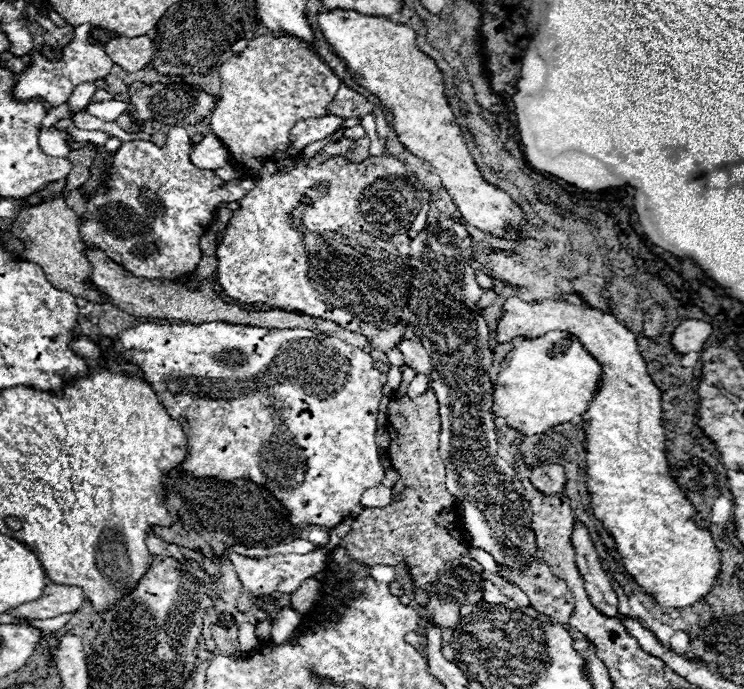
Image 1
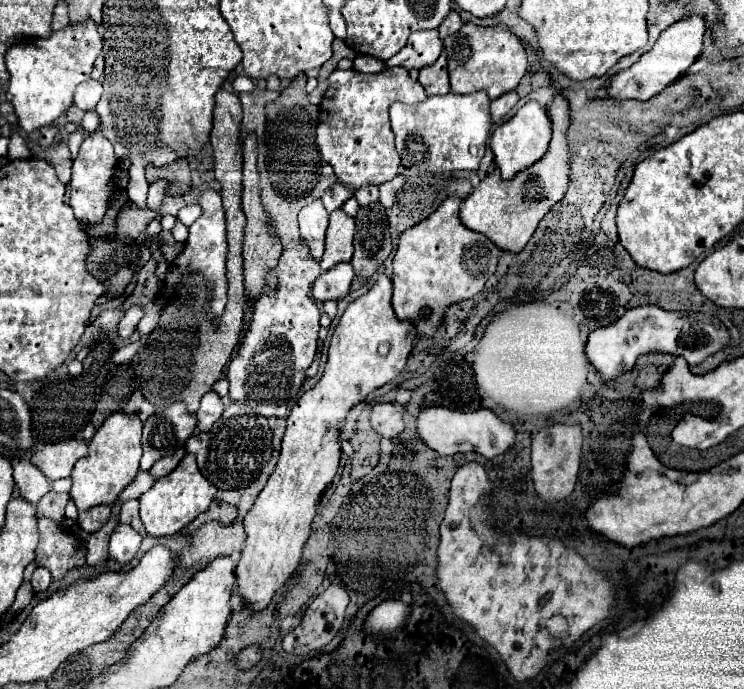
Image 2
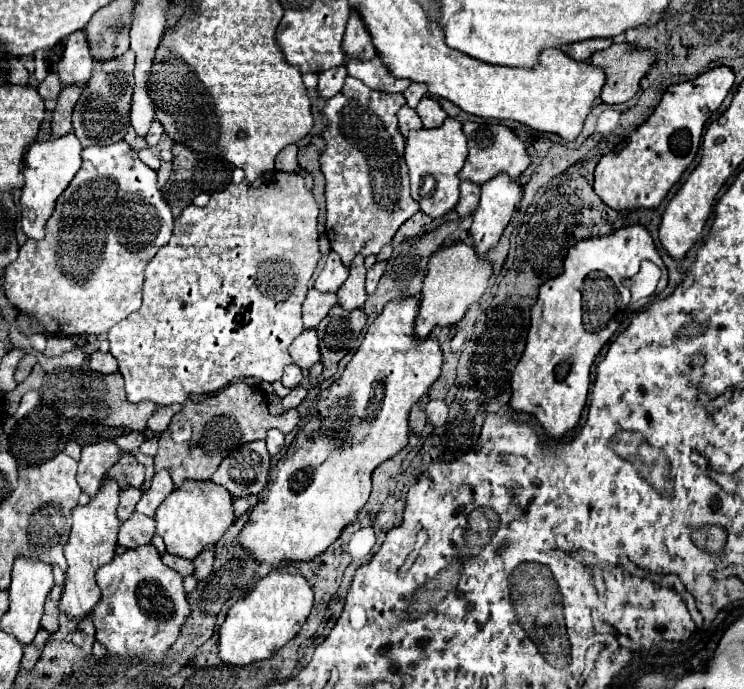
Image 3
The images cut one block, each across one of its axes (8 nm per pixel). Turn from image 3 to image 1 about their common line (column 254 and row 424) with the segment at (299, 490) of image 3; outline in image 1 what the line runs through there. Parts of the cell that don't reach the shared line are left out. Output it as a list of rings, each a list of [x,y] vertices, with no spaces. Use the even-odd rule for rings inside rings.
[[[548,332],[540,338],[518,342],[506,354],[498,376],[492,380],[492,412],[496,418],[502,418],[506,426],[524,436],[544,434],[548,428],[584,414],[598,392],[600,380],[600,364],[574,336],[566,332]]]

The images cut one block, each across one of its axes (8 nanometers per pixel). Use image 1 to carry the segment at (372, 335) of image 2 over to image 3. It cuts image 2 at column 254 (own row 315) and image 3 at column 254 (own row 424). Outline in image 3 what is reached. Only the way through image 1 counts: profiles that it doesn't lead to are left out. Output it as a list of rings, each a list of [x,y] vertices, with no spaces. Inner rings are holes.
[[[274,568],[228,610],[228,616],[220,626],[220,658],[236,666],[248,666],[252,662],[272,658],[274,652],[280,650],[286,642],[290,642],[302,628],[302,624],[310,616],[312,598],[314,596],[310,584],[294,568]]]

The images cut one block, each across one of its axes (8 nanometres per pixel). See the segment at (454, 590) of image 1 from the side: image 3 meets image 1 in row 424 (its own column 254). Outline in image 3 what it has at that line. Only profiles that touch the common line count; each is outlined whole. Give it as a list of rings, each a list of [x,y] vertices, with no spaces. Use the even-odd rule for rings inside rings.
[[[236,382],[222,388],[222,392],[214,394],[208,400],[186,400],[182,404],[182,410],[172,418],[170,428],[164,430],[158,438],[160,446],[154,458],[154,468],[156,472],[168,470],[178,488],[188,478],[210,480],[220,462],[224,460],[224,454],[228,456],[230,450],[246,442],[264,440],[268,430],[272,428],[278,428],[282,434],[288,434],[298,424],[298,420],[298,410],[286,410],[286,414],[280,416],[270,414],[268,400],[264,398],[264,392],[260,388]]]

